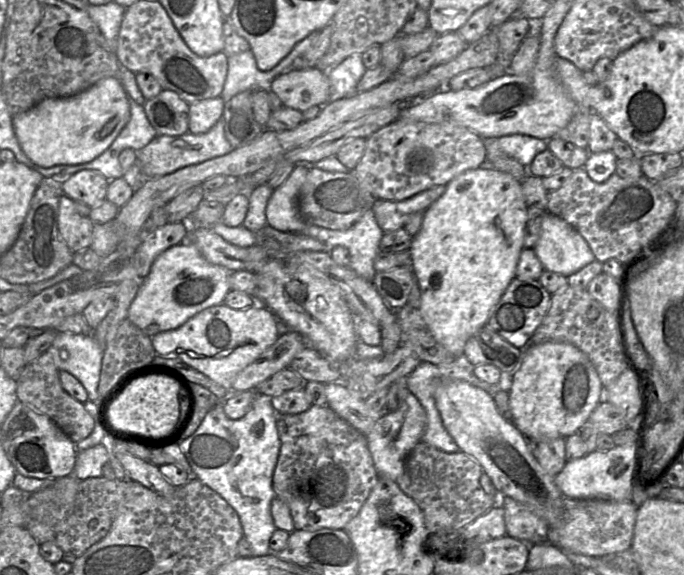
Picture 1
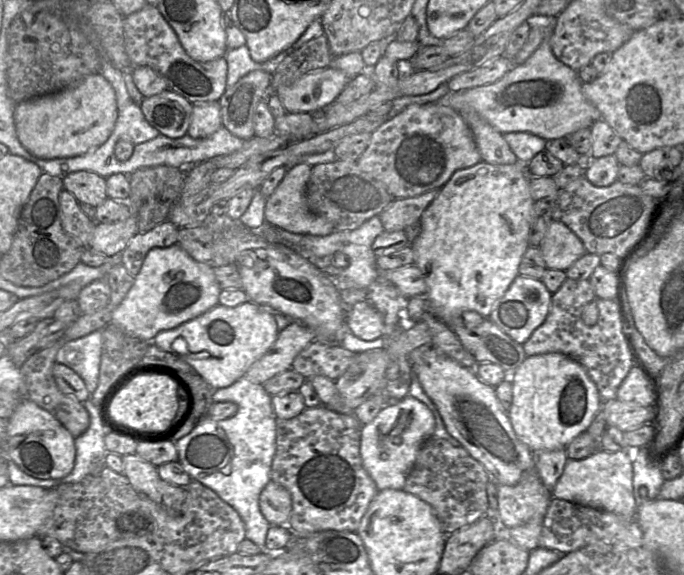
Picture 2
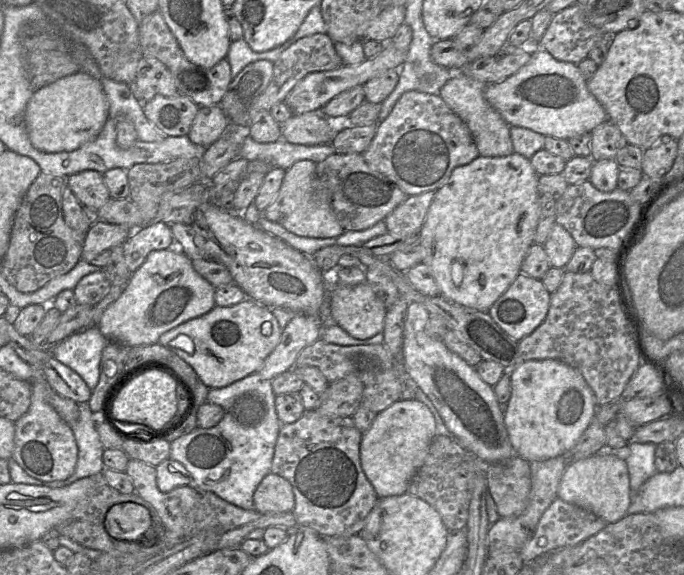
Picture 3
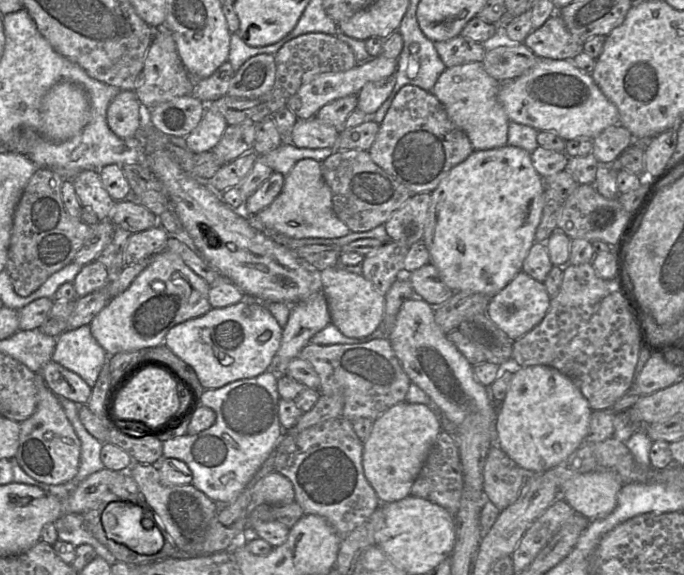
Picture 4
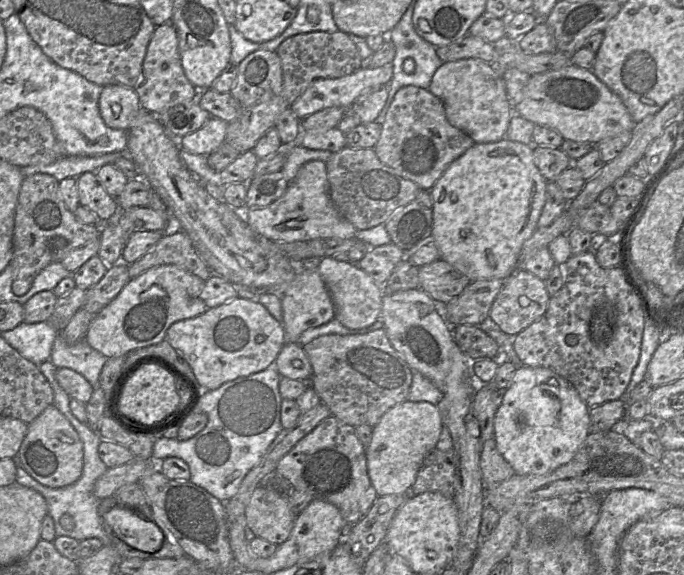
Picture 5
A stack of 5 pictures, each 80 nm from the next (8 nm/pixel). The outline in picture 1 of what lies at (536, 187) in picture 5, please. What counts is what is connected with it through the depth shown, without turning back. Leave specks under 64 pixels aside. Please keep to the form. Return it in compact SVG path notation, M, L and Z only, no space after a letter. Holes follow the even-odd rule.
M483 165L476 169L467 170L453 178L446 185L445 192L425 210L421 229L418 234L413 237L409 250L412 260L411 268L418 280L421 290L421 315L435 340L455 357L464 356L464 348L468 339L487 325L492 314L492 309L500 300L510 282L517 277L516 268L520 253L524 248L524 231L527 222L527 209L528 206L526 205L522 192L521 181L508 173L493 168L492 166Z

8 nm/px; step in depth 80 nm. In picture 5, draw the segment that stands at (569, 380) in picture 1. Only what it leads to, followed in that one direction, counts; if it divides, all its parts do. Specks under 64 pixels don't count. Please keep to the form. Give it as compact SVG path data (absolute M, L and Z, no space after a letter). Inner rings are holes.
M522 366L519 367L513 374L510 385L503 391L502 400L499 407L496 410L494 417L494 433L493 439L495 441L497 450L503 456L503 458L510 464L513 468L515 474L519 475L544 475L550 473L560 467L561 465L570 461L581 444L584 442L588 436L590 425L590 412L588 406L580 398L577 390L569 383L566 379L559 376L550 369L543 367L529 367Z

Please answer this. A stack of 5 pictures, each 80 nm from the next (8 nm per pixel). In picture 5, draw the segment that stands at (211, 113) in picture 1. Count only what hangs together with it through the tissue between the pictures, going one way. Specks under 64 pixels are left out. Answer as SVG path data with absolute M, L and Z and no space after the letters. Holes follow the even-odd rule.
M210 117L200 129L180 138L179 143L190 153L208 156L224 143L227 126L224 120Z

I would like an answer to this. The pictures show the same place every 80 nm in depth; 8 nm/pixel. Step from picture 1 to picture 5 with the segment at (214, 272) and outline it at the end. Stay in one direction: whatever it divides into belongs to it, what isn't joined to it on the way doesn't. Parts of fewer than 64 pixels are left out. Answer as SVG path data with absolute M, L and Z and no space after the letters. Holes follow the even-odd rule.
M176 265L152 267L130 279L120 293L95 315L85 340L108 359L126 357L137 349L160 343L173 323L194 318L208 309L200 297L204 284L203 279Z

